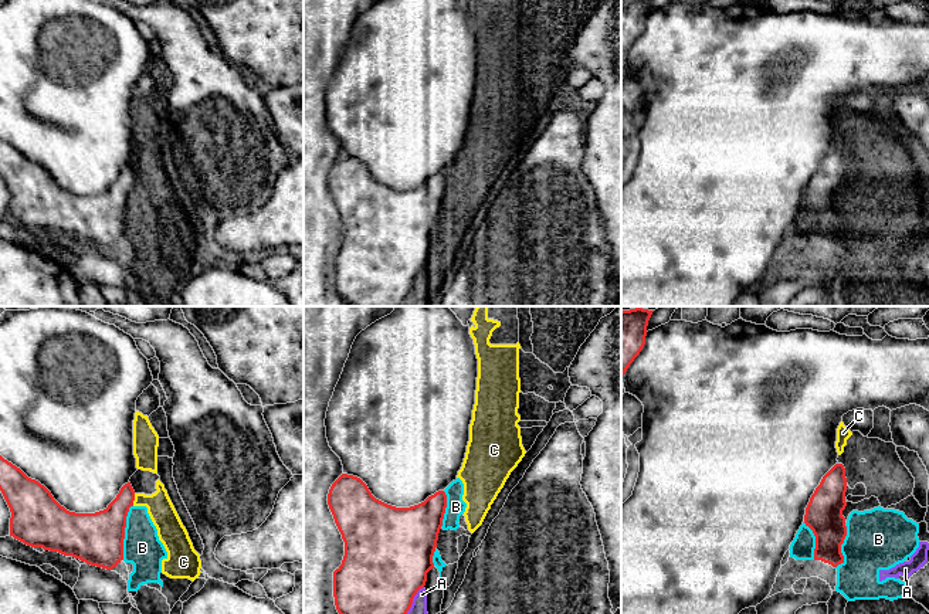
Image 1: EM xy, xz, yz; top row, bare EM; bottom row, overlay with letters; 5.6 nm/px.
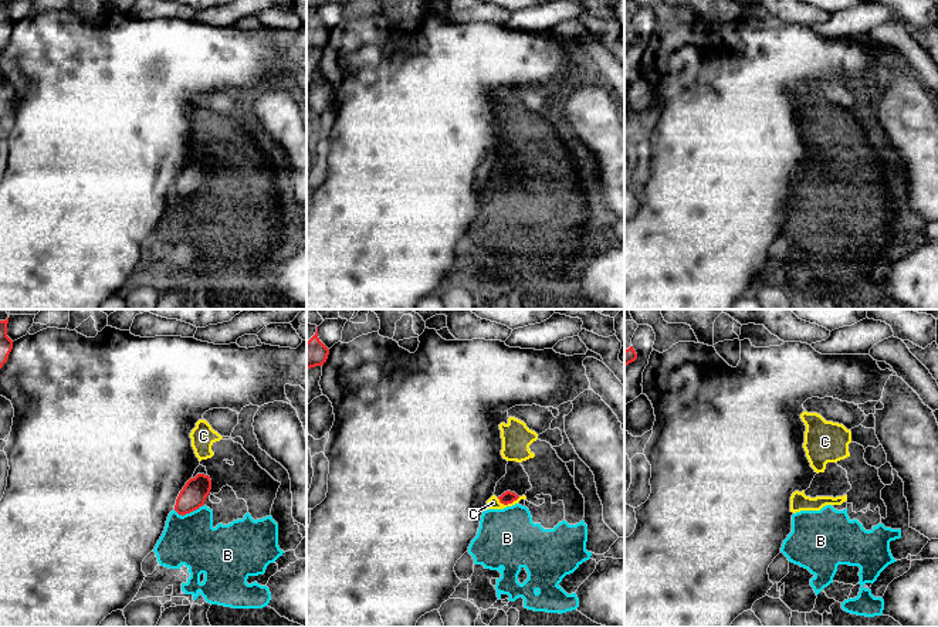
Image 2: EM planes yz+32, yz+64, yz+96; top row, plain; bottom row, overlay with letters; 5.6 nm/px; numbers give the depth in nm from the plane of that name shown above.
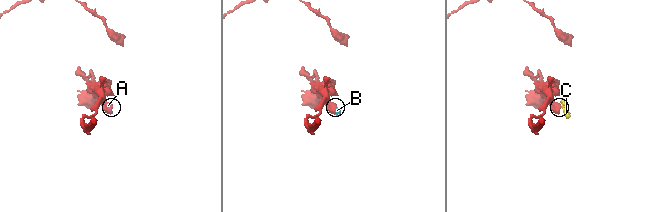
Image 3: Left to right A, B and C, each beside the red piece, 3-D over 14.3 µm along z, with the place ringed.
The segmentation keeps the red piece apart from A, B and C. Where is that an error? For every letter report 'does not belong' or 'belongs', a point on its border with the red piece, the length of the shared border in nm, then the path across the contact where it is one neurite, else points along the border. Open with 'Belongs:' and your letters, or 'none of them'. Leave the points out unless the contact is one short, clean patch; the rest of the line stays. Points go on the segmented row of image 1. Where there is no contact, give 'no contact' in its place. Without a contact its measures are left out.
Belongs: none of them
A: does not belong | xz (412, 600) | 190 nm
B: does not belong | xy (124, 532) | 320 nm
C: does not belong | xy (134, 499) | 70 nm | along xy (135, 494), (132, 505)

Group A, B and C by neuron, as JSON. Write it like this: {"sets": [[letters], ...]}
{"sets": [["A", "B", "C"]]}

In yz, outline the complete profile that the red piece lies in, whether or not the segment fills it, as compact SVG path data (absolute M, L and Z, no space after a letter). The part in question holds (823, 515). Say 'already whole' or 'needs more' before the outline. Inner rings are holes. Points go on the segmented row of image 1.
already whole; M835 464L821 479L806 508L804 523L816 536L814 560L837 567L844 563L841 545L847 536L842 510L847 478L842 464Z

